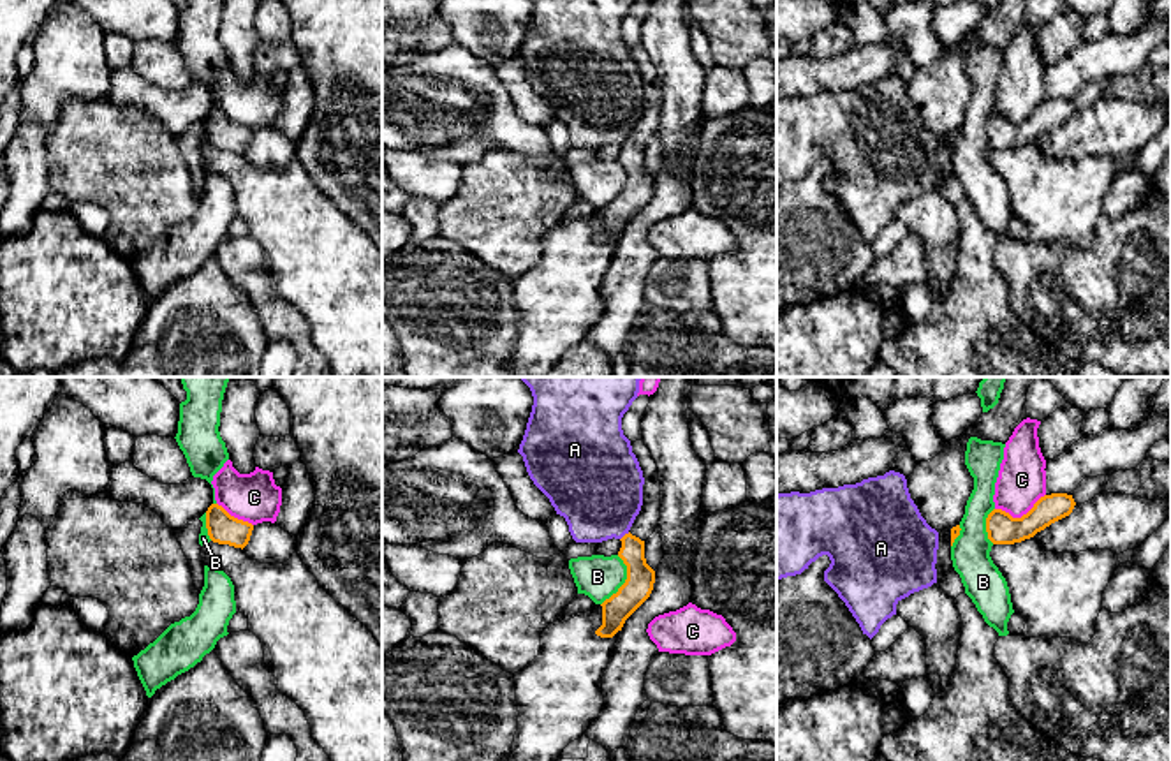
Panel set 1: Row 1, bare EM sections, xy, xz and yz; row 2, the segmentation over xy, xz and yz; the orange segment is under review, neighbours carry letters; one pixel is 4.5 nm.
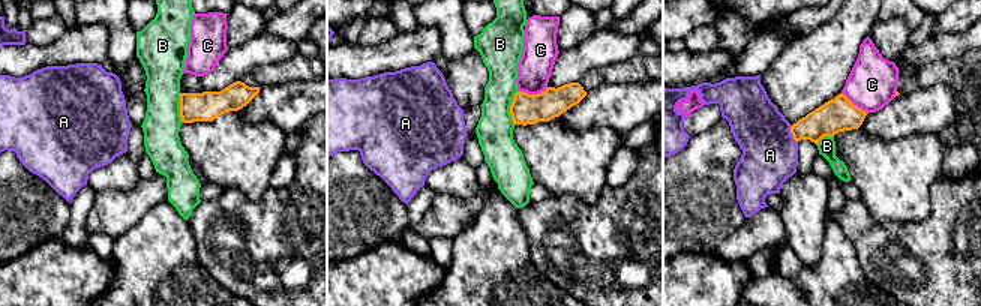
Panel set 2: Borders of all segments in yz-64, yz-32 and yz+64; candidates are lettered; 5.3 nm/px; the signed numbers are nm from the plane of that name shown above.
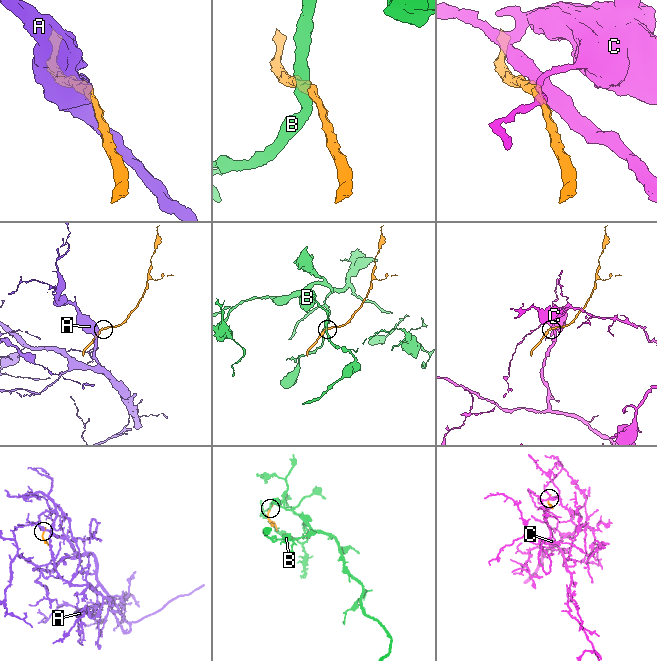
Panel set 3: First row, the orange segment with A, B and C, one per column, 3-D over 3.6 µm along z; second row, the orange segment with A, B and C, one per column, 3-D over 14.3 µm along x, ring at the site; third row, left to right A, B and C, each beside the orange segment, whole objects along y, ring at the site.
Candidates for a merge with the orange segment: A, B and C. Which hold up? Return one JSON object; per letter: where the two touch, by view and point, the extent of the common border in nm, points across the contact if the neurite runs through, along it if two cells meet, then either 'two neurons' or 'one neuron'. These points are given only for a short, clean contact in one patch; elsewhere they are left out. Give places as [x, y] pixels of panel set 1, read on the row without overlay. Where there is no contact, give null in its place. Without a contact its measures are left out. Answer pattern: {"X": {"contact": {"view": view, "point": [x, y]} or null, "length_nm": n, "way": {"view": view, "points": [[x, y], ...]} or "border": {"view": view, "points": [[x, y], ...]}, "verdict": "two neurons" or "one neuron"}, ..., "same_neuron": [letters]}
{"A": {"contact": {"view": "xz", "point": [624, 141]}, "length_nm": 60, "verdict": "two neurons"}, "B": {"contact": {"view": "xz", "point": [626, 187]}, "length_nm": 240, "border": {"view": "xz", "points": [[618, 161], [626, 171], [626, 187], [601, 210]]}, "verdict": "two neurons"}, "C": {"contact": {"view": "yz", "point": [1022, 122]}, "length_nm": 240, "border": {"view": "yz", "points": [[1045, 99], [1020, 122], [995, 115]]}, "verdict": "two neurons"}, "same_neuron": []}

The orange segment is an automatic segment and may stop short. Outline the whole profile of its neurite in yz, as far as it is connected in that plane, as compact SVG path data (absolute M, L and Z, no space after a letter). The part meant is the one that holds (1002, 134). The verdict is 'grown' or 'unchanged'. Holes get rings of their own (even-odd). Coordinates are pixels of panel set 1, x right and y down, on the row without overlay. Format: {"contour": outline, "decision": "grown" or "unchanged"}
{"contour": "M1051 99L1041 102L1021 123L1013 123L1002 115L993 115L986 123L988 144L993 150L1014 150L1034 143L1051 129L1069 122L1076 107L1072 100Z", "decision": "unchanged"}

